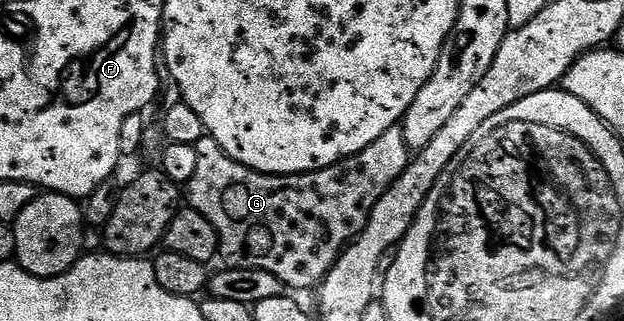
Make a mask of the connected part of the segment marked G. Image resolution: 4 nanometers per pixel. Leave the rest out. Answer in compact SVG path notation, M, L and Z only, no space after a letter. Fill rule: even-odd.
M400 126L387 129L383 137L367 145L367 149L358 155L303 175L265 175L262 171L252 171L226 155L225 150L208 137L200 139L195 146L199 165L195 177L191 177L187 185L187 203L192 210L211 221L221 242L219 255L222 260L225 258L224 266L266 271L294 292L316 288L324 280L326 273L336 265L343 248L352 243L367 225L371 209L375 209L379 197L391 189L393 182L407 169L411 158Z

